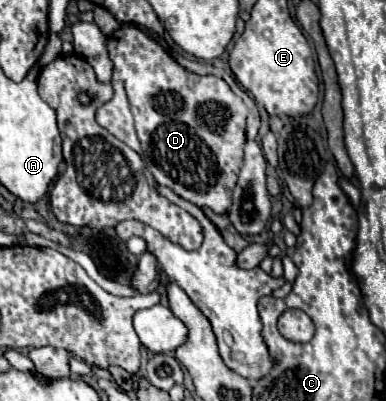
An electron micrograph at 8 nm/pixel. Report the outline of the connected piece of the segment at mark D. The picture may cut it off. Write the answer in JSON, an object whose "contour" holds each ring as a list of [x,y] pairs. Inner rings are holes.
{"contour":[[[127,25],[117,29],[109,37],[107,47],[115,65],[113,71],[123,77],[147,171],[159,185],[169,187],[185,201],[197,207],[209,207],[213,213],[225,215],[231,207],[231,189],[235,187],[239,169],[243,167],[247,107],[241,97],[237,97],[229,85],[215,75],[197,75],[187,71],[187,77],[195,77],[195,81],[183,81],[185,69],[139,27]]]}

